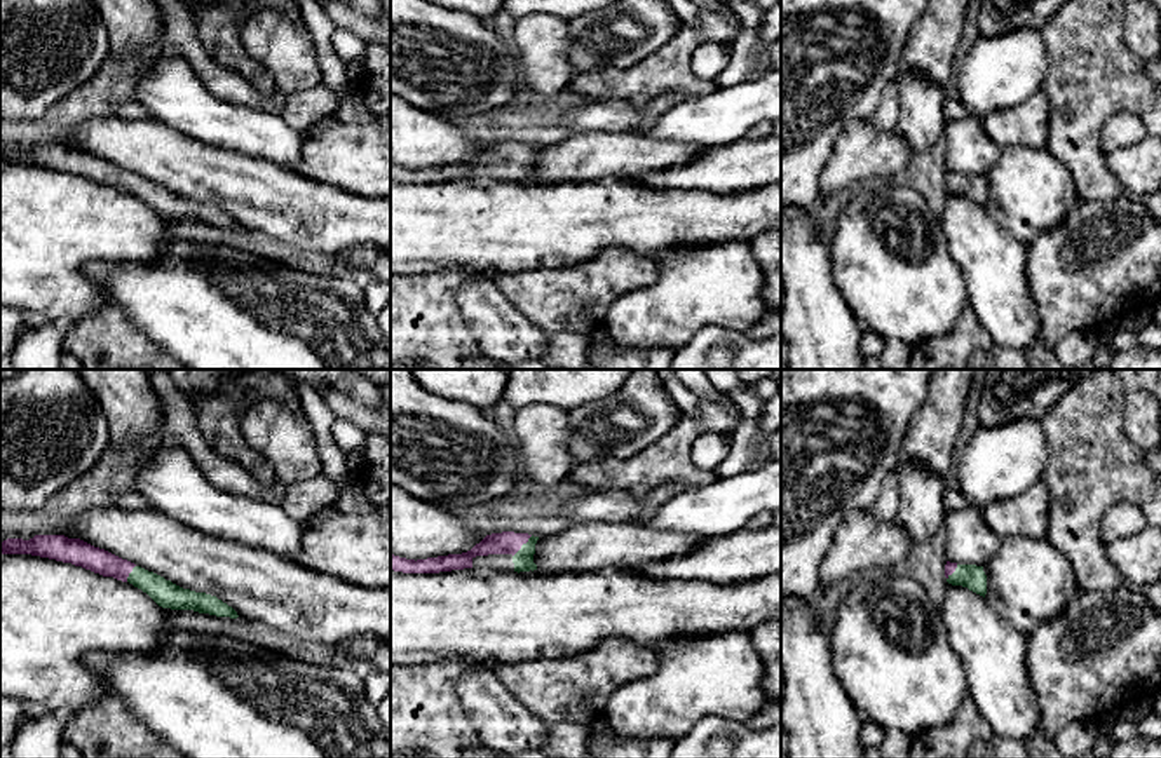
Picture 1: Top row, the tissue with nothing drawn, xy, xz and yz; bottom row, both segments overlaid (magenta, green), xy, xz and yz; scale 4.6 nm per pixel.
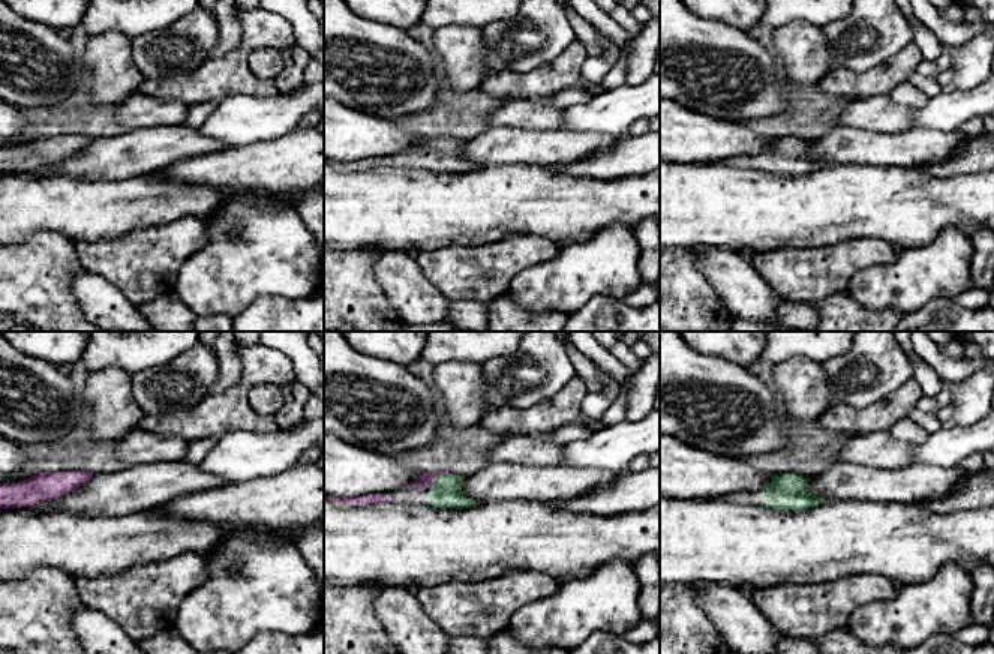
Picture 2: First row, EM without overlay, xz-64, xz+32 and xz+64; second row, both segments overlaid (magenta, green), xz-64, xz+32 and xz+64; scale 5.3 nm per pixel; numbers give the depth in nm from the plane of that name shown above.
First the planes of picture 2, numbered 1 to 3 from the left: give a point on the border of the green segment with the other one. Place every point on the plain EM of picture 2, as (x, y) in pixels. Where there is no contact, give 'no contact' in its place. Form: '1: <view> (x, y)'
1: no contact
2: xz+32 (438, 138)
3: no contact

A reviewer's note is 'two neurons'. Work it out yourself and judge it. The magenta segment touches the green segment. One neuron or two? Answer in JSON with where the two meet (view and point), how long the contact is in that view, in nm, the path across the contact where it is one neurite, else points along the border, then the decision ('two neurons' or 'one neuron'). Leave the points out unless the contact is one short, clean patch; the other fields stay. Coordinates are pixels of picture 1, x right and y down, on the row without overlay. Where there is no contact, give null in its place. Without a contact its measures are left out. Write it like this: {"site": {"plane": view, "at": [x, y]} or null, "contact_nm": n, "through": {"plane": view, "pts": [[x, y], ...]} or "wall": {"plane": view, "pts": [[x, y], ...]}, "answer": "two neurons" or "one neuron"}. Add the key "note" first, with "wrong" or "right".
{"note": "wrong", "site": {"plane": "xz", "at": [522, 154]}, "contact_nm": 140, "through": {"plane": "xz", "pts": [[508, 152], [522, 154], [523, 169]]}, "answer": "one neuron"}

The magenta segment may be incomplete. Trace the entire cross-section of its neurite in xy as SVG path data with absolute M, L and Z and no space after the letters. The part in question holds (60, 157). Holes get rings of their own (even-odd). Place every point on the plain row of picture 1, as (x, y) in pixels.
M35 145L30 150L7 148L0 153L2 164L31 164L82 176L103 186L129 192L146 202L159 216L171 220L194 220L216 227L237 228L237 221L206 202L183 199L164 186L122 169L80 148L64 145Z

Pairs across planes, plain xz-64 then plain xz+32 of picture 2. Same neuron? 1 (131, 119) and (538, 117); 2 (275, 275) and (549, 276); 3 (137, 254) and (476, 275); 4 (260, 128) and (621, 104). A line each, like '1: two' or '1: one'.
1: one
2: one
3: one
4: one

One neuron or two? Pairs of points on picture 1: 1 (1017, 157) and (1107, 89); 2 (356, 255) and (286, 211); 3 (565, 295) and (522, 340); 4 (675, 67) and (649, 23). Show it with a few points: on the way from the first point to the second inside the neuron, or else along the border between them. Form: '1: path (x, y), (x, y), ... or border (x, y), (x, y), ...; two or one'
1: border (1046, 147), (1069, 171), (1071, 180); two
2: border (372, 244), (358, 244), (344, 253), (332, 255); two
3: border (506, 298), (548, 335); two
4: border (682, 25), (663, 46), (628, 68); two

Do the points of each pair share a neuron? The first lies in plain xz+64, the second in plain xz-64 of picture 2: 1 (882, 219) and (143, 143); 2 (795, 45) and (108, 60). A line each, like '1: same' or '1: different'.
1: same
2: same

